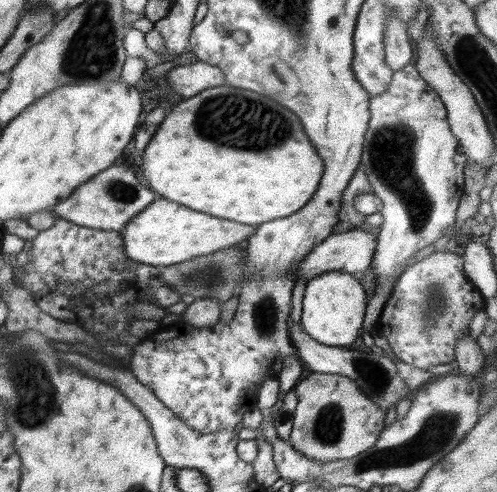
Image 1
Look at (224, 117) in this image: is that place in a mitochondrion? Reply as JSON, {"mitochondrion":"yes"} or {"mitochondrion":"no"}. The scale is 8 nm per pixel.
{"mitochondrion":"yes"}

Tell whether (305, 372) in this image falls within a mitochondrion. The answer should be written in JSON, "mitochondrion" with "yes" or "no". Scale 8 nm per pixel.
{"mitochondrion":"no"}

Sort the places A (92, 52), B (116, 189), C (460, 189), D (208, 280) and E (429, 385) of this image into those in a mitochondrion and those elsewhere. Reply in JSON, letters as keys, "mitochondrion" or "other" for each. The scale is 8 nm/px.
{"A":"mitochondrion","B":"mitochondrion","C":"other","D":"mitochondrion","E":"other"}

